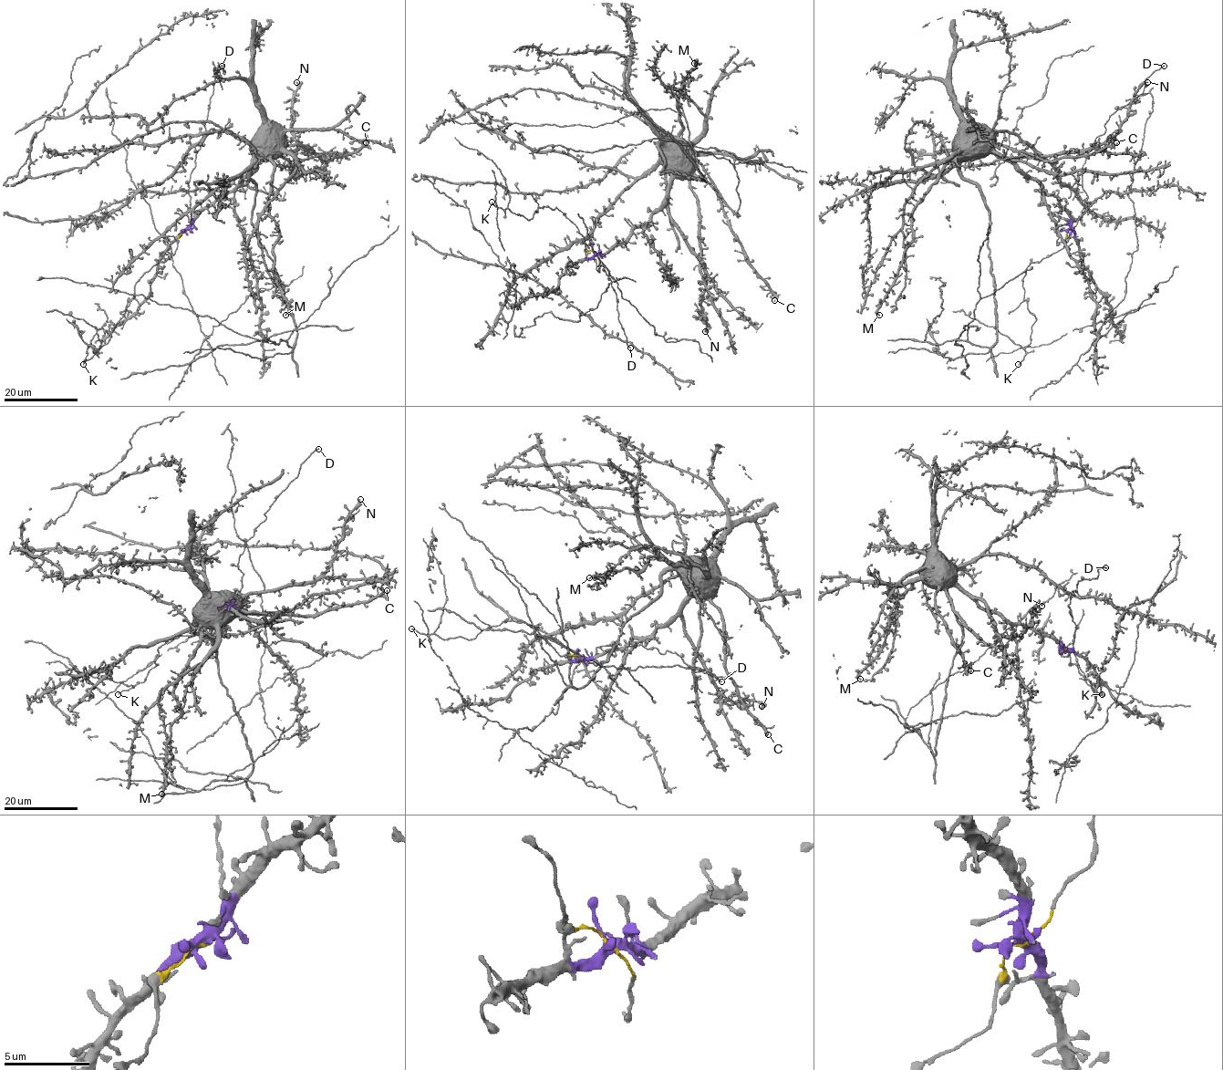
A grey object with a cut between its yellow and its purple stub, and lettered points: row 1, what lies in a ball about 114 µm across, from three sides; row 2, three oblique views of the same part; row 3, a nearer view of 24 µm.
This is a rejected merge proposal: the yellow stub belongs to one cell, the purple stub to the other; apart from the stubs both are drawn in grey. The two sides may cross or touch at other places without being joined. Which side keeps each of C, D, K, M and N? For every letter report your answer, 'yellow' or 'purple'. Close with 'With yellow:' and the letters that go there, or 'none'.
C: purple
D: yellow
K: yellow
M: purple
N: purple
With yellow: D, K

